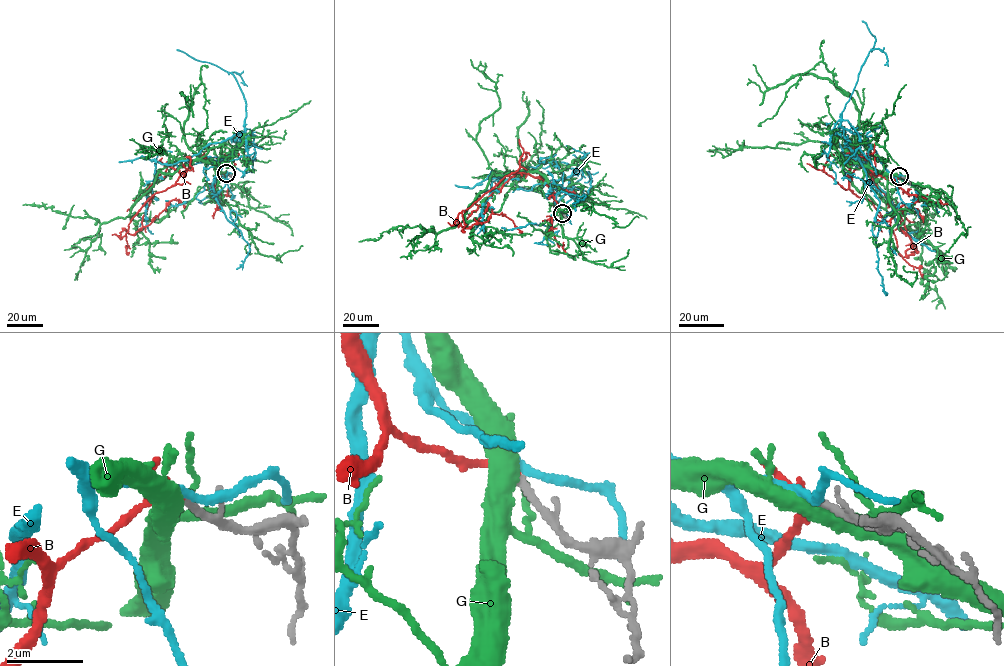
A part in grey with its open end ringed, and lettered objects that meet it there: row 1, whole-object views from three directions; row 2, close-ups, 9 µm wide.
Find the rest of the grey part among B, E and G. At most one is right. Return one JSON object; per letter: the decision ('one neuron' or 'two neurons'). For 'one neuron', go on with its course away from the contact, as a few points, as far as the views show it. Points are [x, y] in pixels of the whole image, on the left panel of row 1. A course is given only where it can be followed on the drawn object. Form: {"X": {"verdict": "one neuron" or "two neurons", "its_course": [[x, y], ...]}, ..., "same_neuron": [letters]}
{"B": {"verdict": "one neuron", "its_course": [[226, 173], [196, 159], [120, 237], [171, 200], [183, 210]]}, "E": {"verdict": "two neurons"}, "G": {"verdict": "two neurons"}, "same_neuron": ["B"]}

